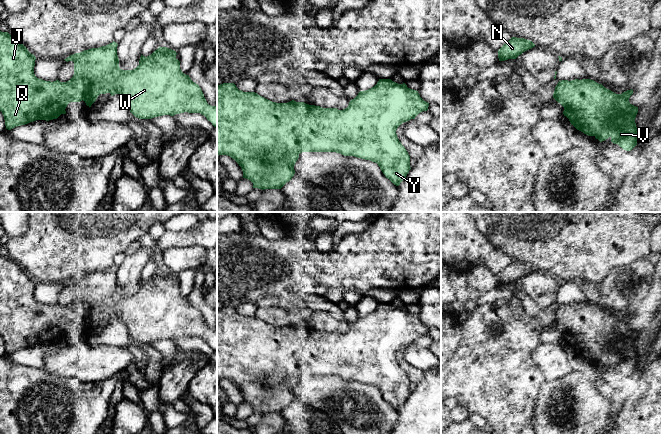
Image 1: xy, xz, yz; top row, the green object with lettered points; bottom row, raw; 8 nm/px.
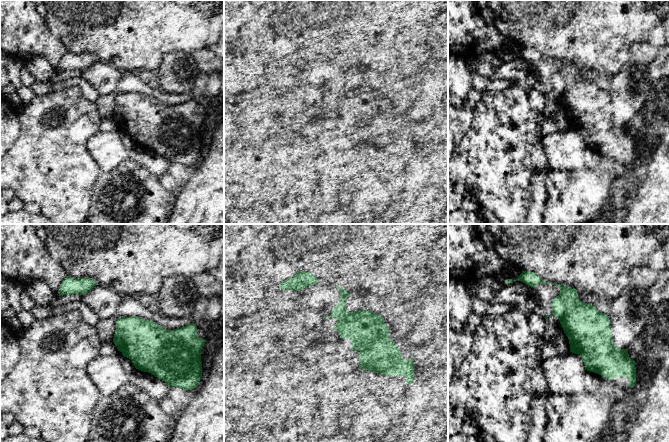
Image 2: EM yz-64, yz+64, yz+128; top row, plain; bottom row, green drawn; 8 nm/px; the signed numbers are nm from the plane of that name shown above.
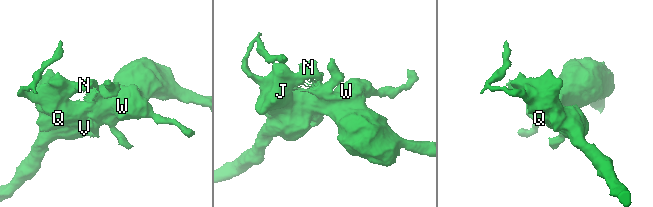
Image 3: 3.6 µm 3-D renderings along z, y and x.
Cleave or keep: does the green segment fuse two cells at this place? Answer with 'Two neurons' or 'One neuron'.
One neuron

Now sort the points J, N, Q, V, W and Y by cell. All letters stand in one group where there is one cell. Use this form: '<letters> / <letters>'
J N Q V W Y

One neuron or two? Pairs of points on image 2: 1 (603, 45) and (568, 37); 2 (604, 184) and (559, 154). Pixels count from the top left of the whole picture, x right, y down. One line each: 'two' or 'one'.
1: one
2: two

